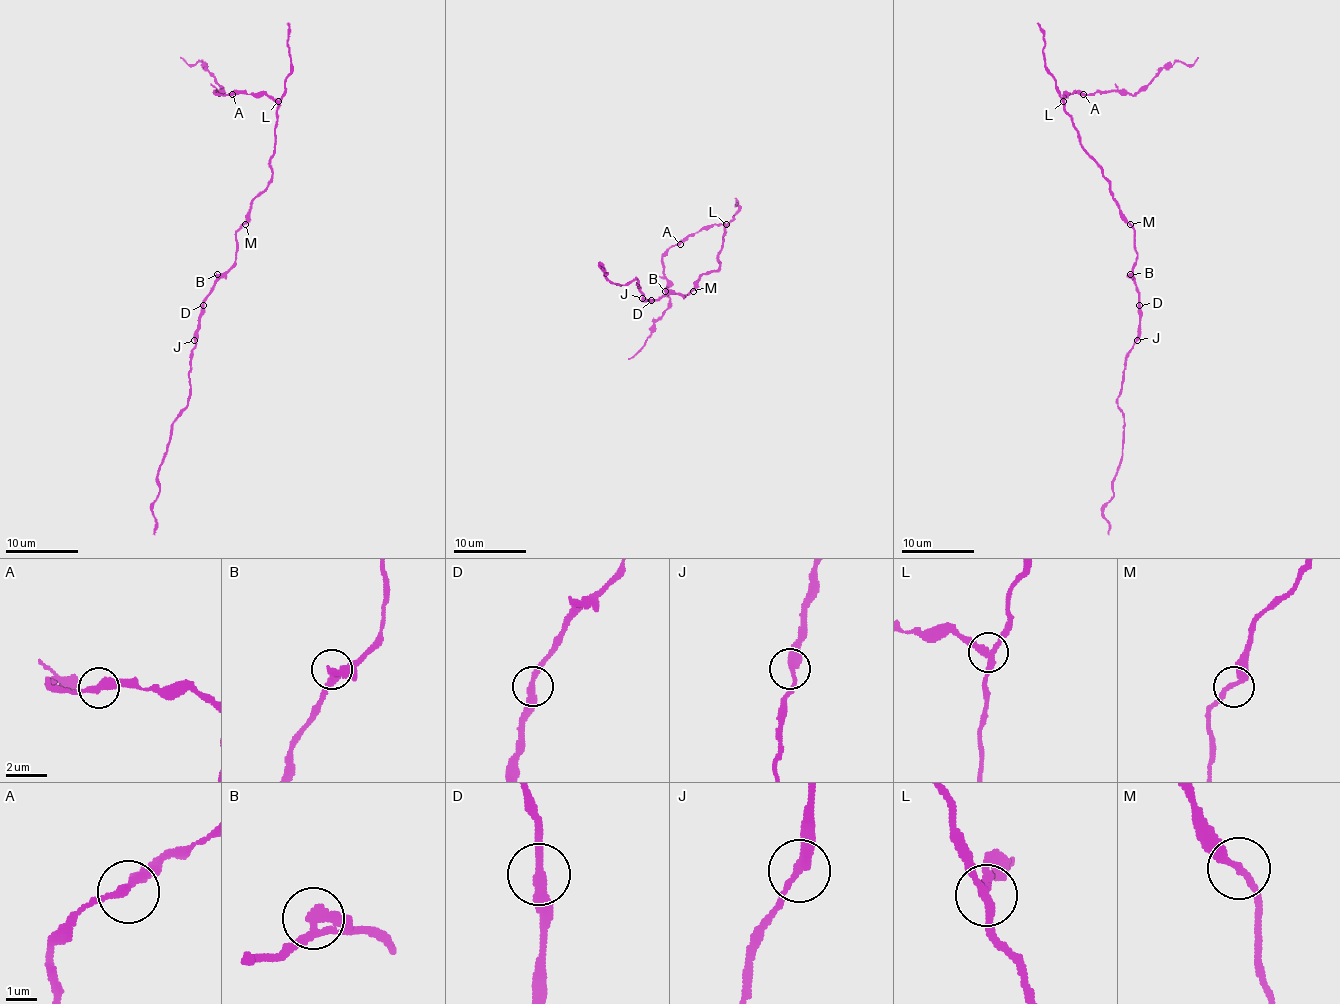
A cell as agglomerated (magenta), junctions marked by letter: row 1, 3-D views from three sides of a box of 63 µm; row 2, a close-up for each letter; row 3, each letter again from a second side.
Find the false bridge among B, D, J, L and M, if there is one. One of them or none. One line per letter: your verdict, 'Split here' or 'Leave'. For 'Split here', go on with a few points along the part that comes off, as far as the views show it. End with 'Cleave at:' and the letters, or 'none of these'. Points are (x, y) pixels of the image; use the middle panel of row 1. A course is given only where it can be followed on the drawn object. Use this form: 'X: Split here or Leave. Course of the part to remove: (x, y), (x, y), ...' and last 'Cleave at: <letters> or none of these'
B: Leave
D: Leave
J: Leave
L: Split here. Course of the part to remove: (725, 224), (703, 226), (662, 258), (669, 307), (636, 352), (627, 359)
M: Leave
Cleave at: L

